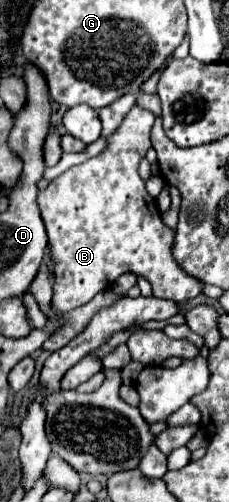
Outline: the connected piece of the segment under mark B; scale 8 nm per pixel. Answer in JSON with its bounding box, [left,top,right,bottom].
[39,105,203,313]

